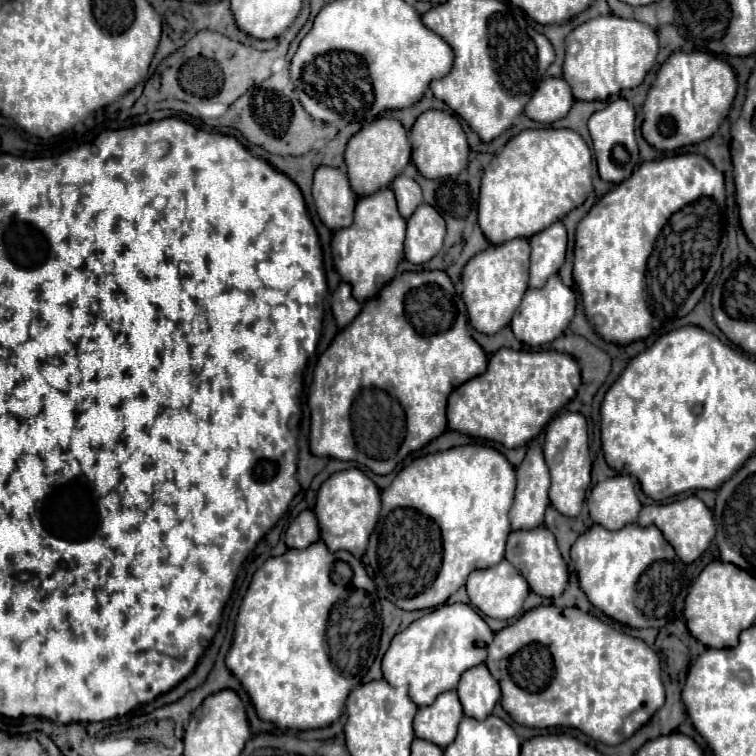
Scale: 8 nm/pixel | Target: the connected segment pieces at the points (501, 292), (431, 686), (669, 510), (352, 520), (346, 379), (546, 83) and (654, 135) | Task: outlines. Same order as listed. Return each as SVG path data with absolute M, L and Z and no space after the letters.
M512 239L504 245L492 245L486 251L474 255L462 271L462 299L466 303L470 325L486 335L494 335L504 329L514 311L518 309L522 295L528 289L528 259L530 245L528 239Z
M442 605L392 639L382 659L384 679L392 687L408 687L408 695L418 709L432 705L442 691L456 689L464 671L486 661L486 641L492 641L492 637L492 629L470 605Z
M686 497L686 499L674 501L674 503L666 503L666 505L646 505L640 511L638 523L642 527L656 525L664 533L664 539L674 547L676 555L684 563L696 561L710 547L710 543L716 535L714 517L712 517L710 509L704 505L704 501L700 501L698 497Z
M360 469L340 471L322 483L316 497L314 513L320 525L320 539L328 545L328 549L332 549L332 553L344 549L360 559L368 547L368 537L378 521L380 491Z
M408 271L398 275L382 289L382 293L364 303L352 325L338 333L332 345L320 355L314 369L312 393L308 397L308 405L312 401L310 449L316 457L358 461L374 473L384 475L412 451L422 449L447 430L448 395L464 381L484 373L488 355L466 329L468 319L462 301L454 301L444 291L454 289L448 275L442 271Z
M546 77L532 99L528 101L524 113L538 123L552 123L568 115L570 107L574 103L572 91L568 89L568 83L564 79Z
M674 51L656 73L644 101L642 135L658 151L700 143L718 131L735 97L736 75L726 61L702 51Z

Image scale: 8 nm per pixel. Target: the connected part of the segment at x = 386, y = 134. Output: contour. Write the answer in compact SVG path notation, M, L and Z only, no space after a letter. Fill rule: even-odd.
M388 117L376 119L374 123L360 129L348 141L348 147L346 147L346 169L348 169L350 187L360 197L386 189L394 181L394 177L398 177L404 171L408 163L410 163L408 133L402 127L402 123L396 119L388 119Z

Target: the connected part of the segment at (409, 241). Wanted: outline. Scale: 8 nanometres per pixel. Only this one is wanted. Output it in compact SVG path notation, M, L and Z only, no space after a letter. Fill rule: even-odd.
M420 205L416 213L408 219L408 233L406 233L406 259L414 265L422 265L430 261L440 249L446 235L446 223L442 215L430 207Z

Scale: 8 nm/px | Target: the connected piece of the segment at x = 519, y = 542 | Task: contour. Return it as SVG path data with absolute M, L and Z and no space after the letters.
M546 527L528 529L528 531L512 531L506 543L506 559L520 569L522 577L528 581L530 589L546 599L558 599L568 583L568 567L558 551L554 535Z

